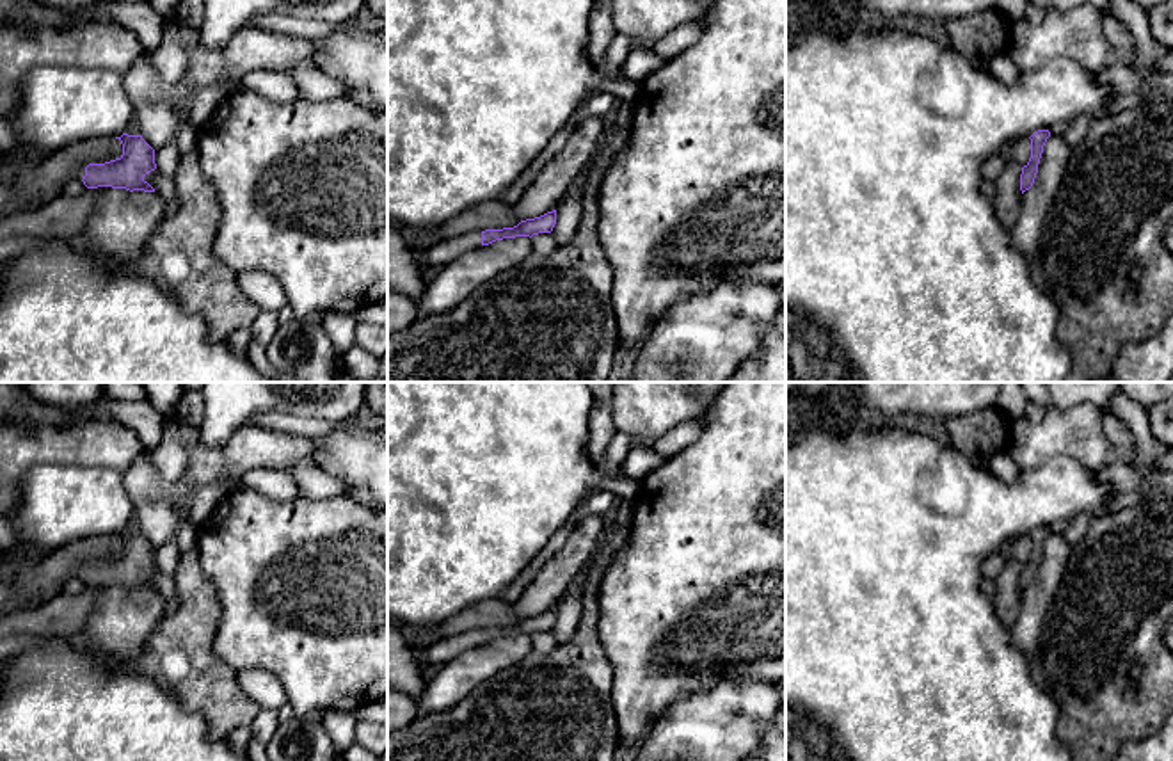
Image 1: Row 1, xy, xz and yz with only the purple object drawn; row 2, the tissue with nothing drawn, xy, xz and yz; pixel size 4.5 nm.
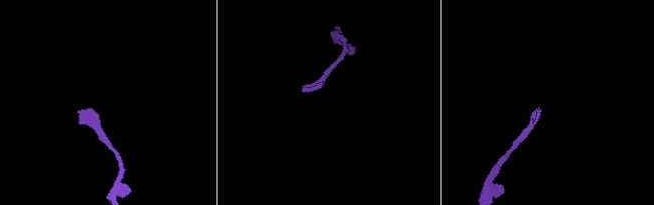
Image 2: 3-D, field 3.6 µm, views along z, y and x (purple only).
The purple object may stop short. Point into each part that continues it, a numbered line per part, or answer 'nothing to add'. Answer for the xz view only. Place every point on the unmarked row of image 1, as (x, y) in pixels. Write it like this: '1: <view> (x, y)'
1: xz (439, 653)

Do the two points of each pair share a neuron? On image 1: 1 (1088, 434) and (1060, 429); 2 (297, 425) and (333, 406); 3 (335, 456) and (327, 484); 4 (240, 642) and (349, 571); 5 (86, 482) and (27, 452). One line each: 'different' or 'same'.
1: same
2: different
3: different
4: same
5: different

